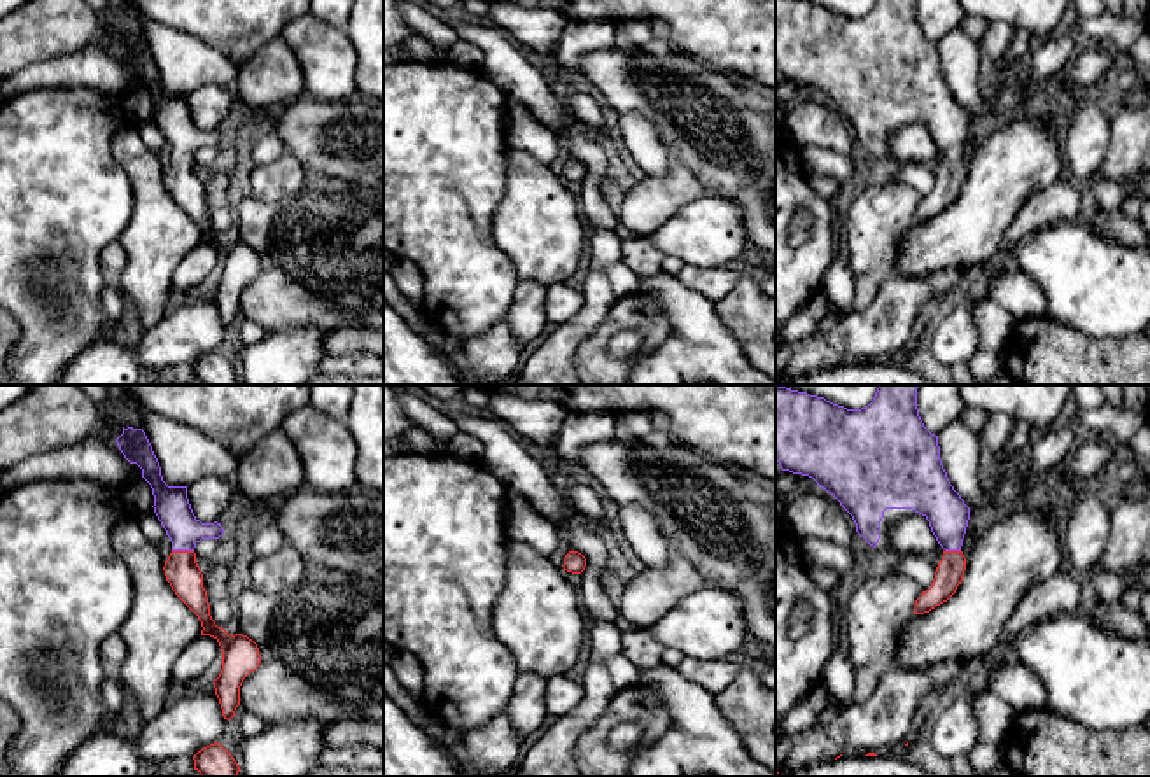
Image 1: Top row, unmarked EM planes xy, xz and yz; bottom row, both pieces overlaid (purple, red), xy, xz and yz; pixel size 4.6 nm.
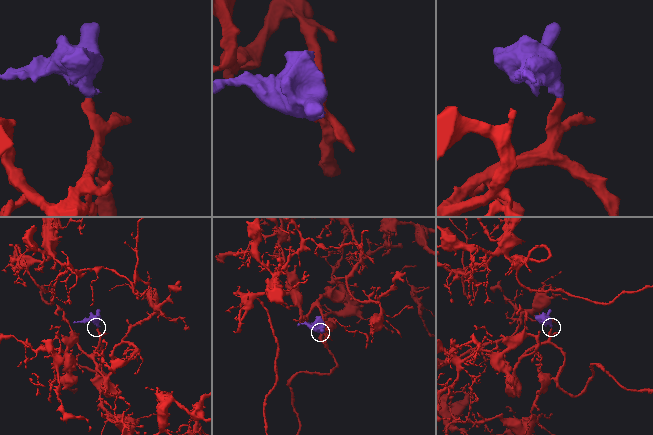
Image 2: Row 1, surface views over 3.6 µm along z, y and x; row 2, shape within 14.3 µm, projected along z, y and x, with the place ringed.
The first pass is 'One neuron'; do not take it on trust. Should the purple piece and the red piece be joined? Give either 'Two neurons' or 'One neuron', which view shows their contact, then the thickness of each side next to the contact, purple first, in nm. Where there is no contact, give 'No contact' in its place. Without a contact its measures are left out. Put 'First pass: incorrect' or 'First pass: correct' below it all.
One neuron. Touches purple in xy. Thickness 160 nm (purple) against 160 nm
First pass: correct

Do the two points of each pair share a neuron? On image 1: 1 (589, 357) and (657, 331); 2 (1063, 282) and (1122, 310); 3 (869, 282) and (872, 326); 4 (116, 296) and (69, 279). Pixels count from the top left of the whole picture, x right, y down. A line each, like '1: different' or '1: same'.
1: same
2: same
3: different
4: different

